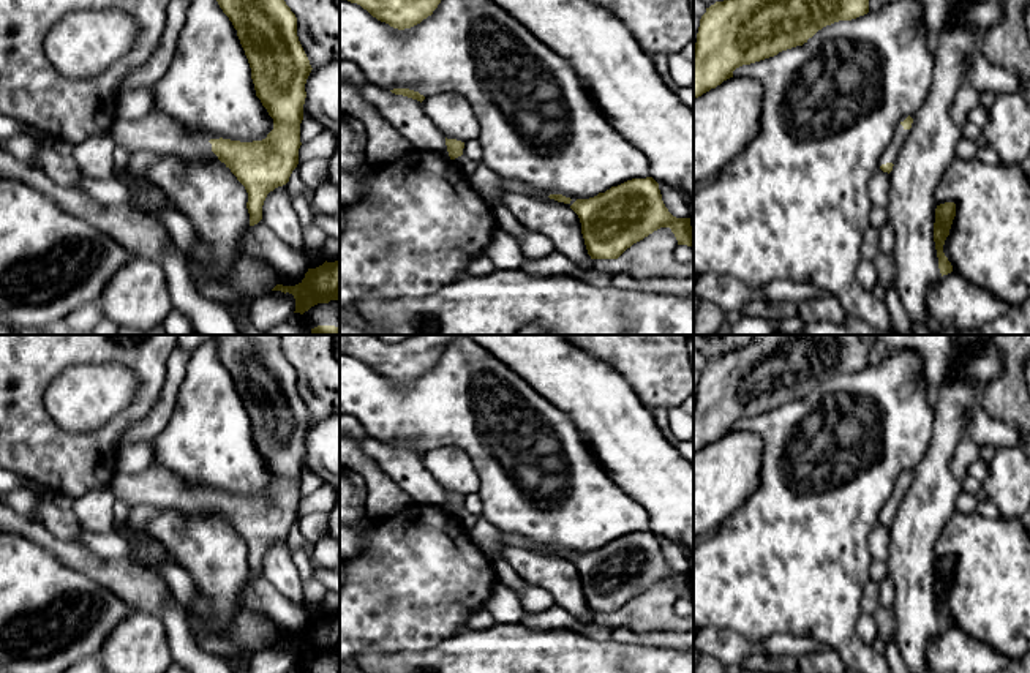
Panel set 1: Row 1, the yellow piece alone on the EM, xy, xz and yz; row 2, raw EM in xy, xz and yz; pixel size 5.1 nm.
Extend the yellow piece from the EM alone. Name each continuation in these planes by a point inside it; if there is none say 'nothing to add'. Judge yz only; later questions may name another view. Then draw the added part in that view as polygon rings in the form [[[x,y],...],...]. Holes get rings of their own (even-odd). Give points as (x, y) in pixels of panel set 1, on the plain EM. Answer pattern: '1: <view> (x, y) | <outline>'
1: yz (901, 488) | [[[900,477],[896,480],[896,487],[893,490],[893,494],[889,496],[889,499],[885,502],[883,509],[880,510],[880,518],[886,518],[886,517],[896,517],[896,512],[904,499],[904,496],[907,494],[907,491],[910,490],[910,483],[905,483]]]

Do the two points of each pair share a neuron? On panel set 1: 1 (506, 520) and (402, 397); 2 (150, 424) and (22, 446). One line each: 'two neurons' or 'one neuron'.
1: one neuron
2: two neurons

